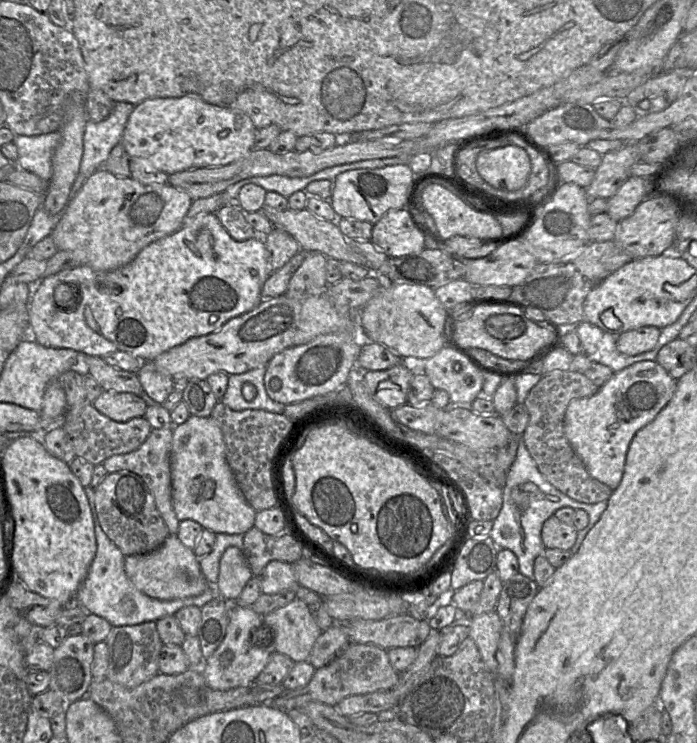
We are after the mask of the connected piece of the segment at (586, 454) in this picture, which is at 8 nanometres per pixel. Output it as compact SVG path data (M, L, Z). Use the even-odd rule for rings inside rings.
M645 360L614 372L594 395L570 401L563 420L564 435L593 478L613 491L620 485L633 437L667 405L676 386L677 380L656 360Z

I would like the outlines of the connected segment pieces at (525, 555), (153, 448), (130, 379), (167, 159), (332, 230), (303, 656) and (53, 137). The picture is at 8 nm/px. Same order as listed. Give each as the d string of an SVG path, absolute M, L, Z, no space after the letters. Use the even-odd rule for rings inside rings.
M520 436L518 437L515 459L506 472L506 482L502 488L502 507L493 520L489 536L498 549L506 548L511 550L518 559L519 572L534 580L534 560L538 555L543 554L545 548L541 540L541 528L544 521L552 516L557 509L564 506L582 509L587 512L589 522L585 528L577 531L575 543L569 549L572 556L578 551L589 530L599 521L607 505L607 501L595 504L582 503L559 491L539 472Z
M152 428L145 442L138 449L125 454L113 455L105 459L102 465L108 473L128 470L138 474L152 492L156 507L169 530L169 534L177 535L180 521L176 517L172 503L170 470L171 444L172 428Z
M86 355L86 363L89 367L89 375L103 390L133 393L141 397L143 388L136 373L115 368L99 356Z
M159 97L146 99L133 108L121 142L130 158L144 158L156 169L170 175L190 169L225 166L243 158L254 150L256 131L247 115L209 104L199 97Z
M264 205L260 212L270 220L275 228L282 229L291 235L299 243L302 251L308 253L320 252L327 258L333 258L340 262L351 262L368 269L370 273L377 272L388 258L371 241L349 238L341 232L337 221L331 222L321 219L307 209L279 211L268 209Z
M298 598L263 616L263 622L252 633L260 632L263 638L270 632L274 651L289 657L294 663L308 662L312 648L323 632L306 604Z
M59 131L35 136L15 135L12 142L17 147L18 158L12 164L49 182L52 158L60 141Z

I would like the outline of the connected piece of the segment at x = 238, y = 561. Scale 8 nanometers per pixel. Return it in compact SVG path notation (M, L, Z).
M236 546L226 548L220 559L217 595L236 600L253 576L243 550Z

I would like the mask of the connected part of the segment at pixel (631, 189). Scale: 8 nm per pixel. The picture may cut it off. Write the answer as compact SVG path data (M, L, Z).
M630 176L617 192L608 198L606 213L617 222L629 217L636 207L649 197L648 186L647 177Z

